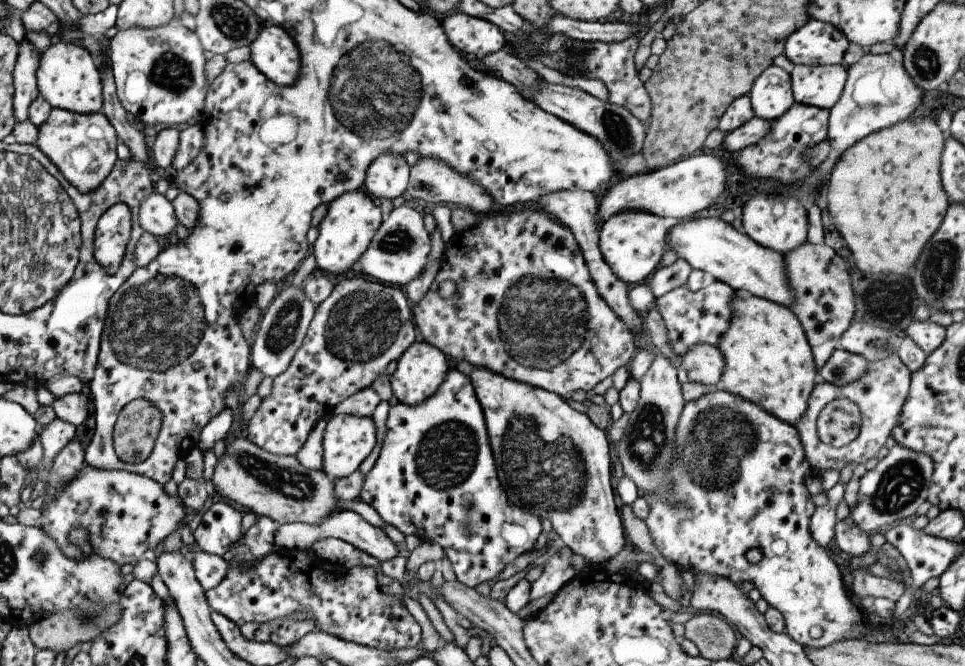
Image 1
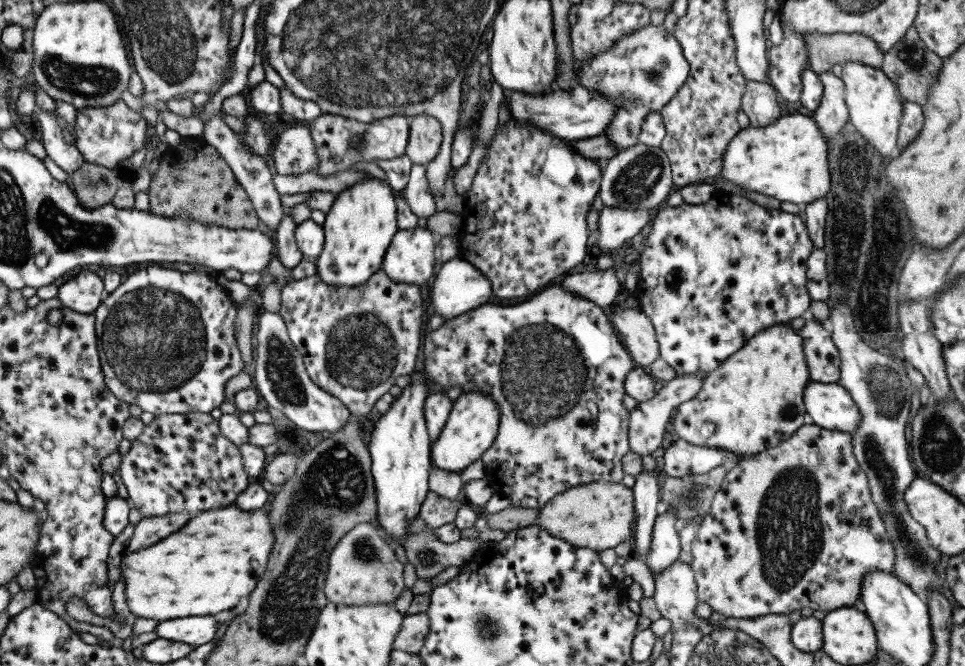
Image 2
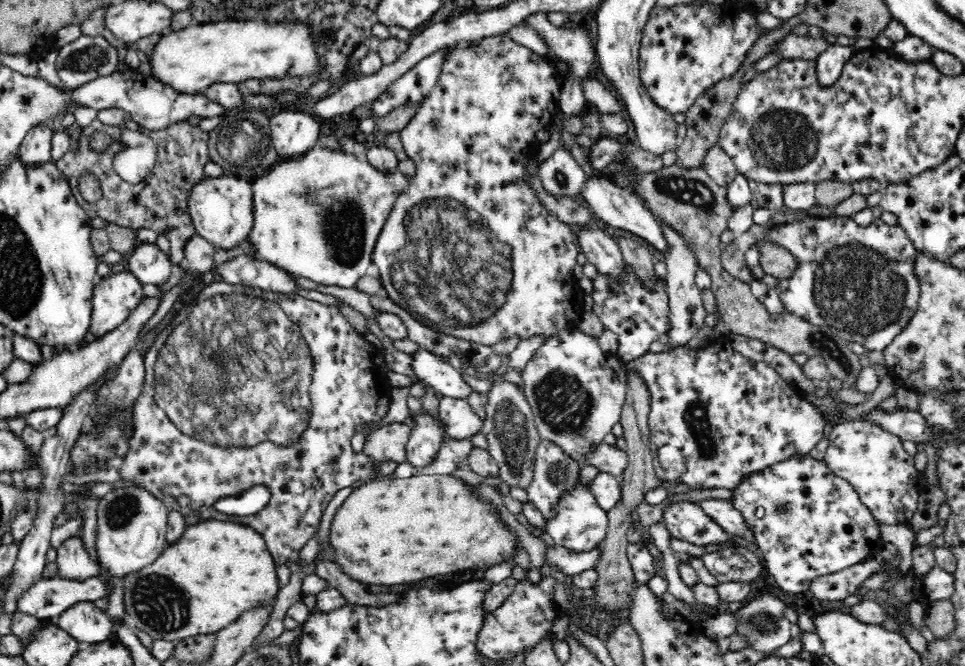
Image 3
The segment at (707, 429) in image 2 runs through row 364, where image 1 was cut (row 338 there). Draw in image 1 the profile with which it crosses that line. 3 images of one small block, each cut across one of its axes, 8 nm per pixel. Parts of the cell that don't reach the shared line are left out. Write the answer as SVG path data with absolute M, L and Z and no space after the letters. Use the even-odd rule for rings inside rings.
M734 295L731 306L733 313L730 326L717 344L725 360L725 369L719 386L730 394L757 403L772 416L793 425L804 414L812 389L817 383L817 370L802 323L792 309L754 295L750 298Z

